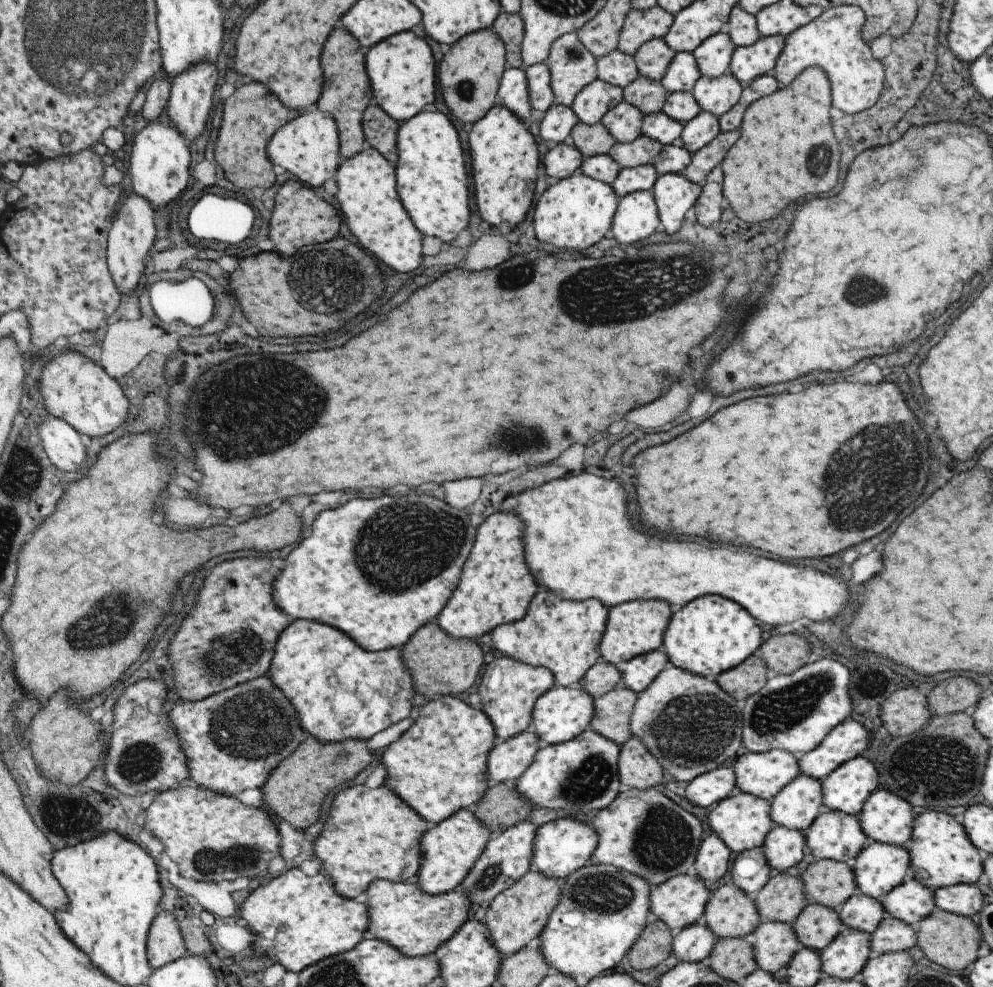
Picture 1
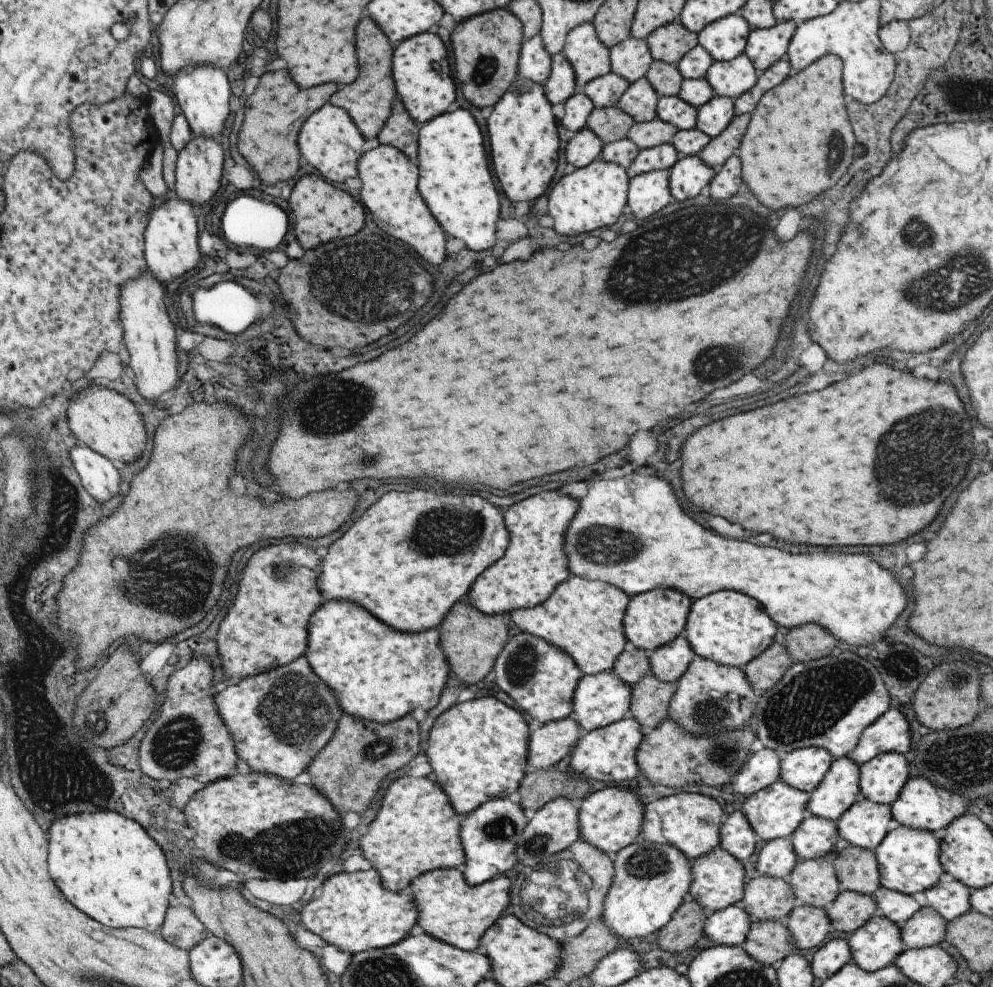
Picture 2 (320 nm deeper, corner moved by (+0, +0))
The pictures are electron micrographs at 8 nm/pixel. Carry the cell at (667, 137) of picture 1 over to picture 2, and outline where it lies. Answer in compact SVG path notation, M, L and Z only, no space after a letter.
M679 95L660 96L656 102L657 118L672 124L677 130L690 129L696 126L696 108Z

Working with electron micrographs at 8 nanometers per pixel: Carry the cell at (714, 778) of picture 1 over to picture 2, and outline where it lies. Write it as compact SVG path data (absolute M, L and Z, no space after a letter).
M758 747L730 778L729 784L734 792L747 797L779 779L780 760L775 751Z

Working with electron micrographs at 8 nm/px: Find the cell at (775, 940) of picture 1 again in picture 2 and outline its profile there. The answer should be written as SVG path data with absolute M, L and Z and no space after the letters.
M797 903L783 922L786 929L789 929L795 951L817 948L831 930L826 910L813 905Z

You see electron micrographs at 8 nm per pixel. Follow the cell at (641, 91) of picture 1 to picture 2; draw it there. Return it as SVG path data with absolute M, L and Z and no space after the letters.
M652 59L644 77L659 97L677 95L683 79L676 65L655 59Z

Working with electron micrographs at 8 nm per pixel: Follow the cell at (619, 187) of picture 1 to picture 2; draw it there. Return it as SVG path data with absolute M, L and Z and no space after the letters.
M670 142L661 143L648 149L641 149L626 168L626 175L630 179L647 171L668 169L677 162L678 158L679 154Z

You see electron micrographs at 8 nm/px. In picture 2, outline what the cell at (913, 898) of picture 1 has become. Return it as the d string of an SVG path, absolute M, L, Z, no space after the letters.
M941 873L937 884L925 889L923 896L927 899L926 906L937 911L938 915L948 923L971 909L970 892L970 888L960 880L952 878L947 873Z

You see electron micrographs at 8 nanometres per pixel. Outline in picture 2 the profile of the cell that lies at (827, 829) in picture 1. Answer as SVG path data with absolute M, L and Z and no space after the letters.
M863 796L842 812L835 824L838 835L849 845L869 850L873 850L888 832L897 828L888 804L874 803Z

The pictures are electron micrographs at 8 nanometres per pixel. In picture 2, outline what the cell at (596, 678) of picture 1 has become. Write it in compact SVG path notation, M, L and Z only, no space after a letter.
M625 643L621 654L615 659L611 671L628 685L634 685L645 675L650 674L649 652Z

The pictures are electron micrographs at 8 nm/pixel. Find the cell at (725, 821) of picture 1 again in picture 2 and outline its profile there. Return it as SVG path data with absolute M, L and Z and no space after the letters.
M777 779L769 786L751 793L742 803L741 811L749 821L755 836L763 842L779 837L788 837L798 827L798 824L806 816L806 802L809 793L789 786L784 780Z

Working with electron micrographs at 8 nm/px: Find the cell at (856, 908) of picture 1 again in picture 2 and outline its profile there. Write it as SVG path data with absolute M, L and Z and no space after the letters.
M885 887L875 889L871 895L877 903L877 913L891 919L899 928L919 908L919 904L905 893L895 892Z

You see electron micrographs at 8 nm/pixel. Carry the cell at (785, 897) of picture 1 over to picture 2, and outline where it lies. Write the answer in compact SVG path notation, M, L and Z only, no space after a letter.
M832 857L796 862L787 878L798 904L824 908L841 892Z

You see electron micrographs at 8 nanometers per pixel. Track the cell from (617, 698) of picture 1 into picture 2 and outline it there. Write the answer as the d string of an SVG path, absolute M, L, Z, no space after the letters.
M647 674L631 686L628 716L633 717L645 731L656 727L668 716L668 702L676 682L663 682Z

